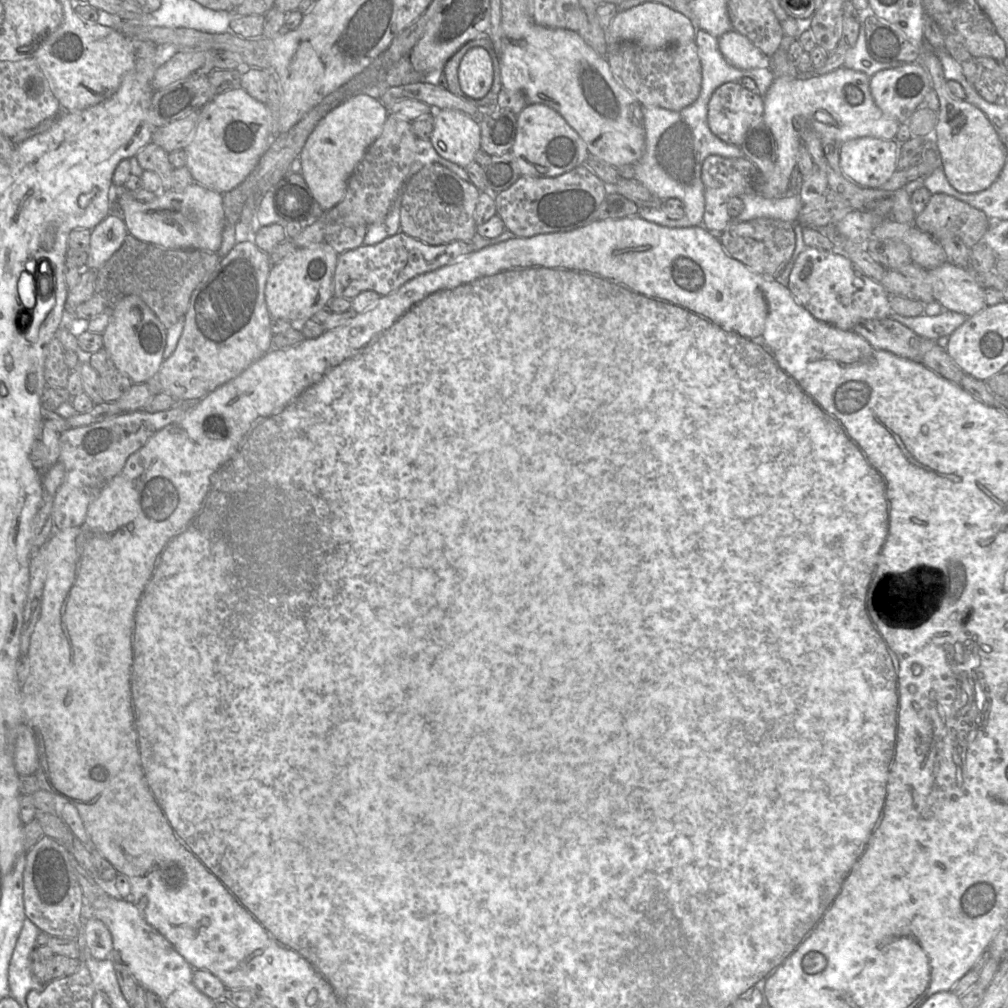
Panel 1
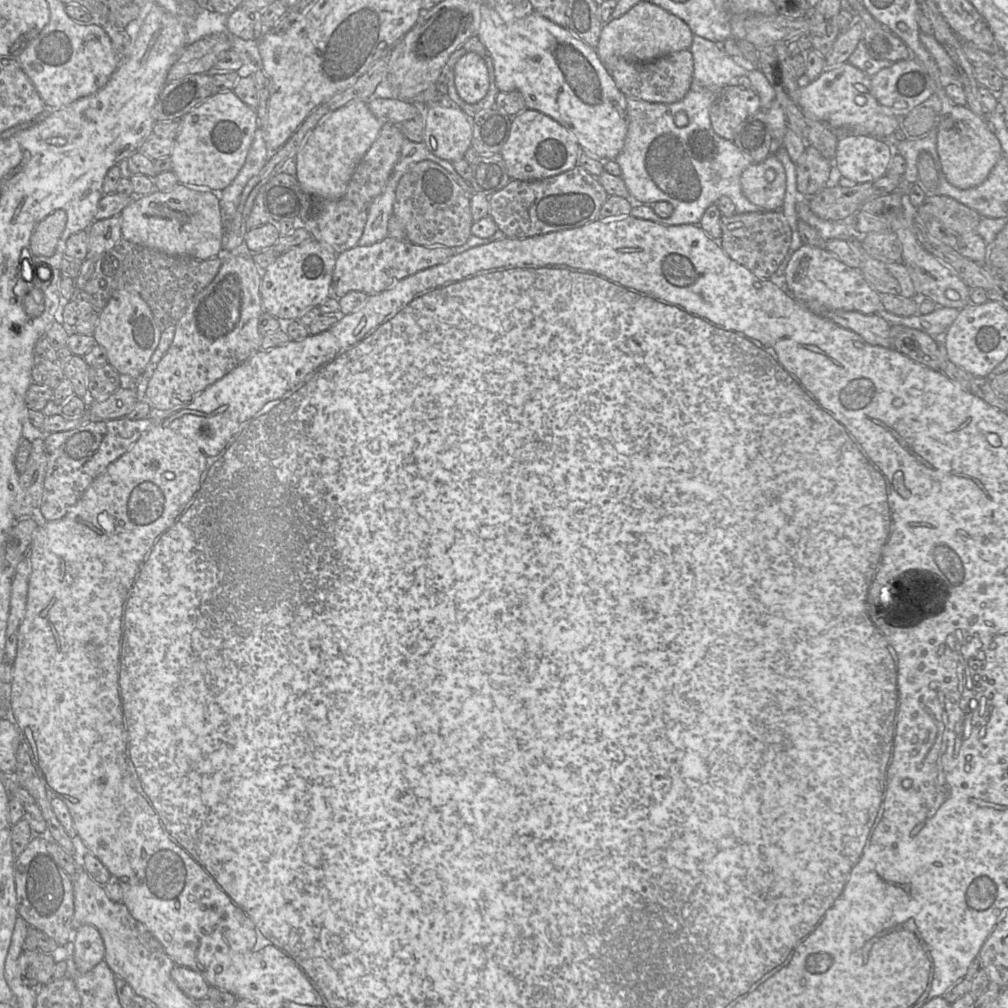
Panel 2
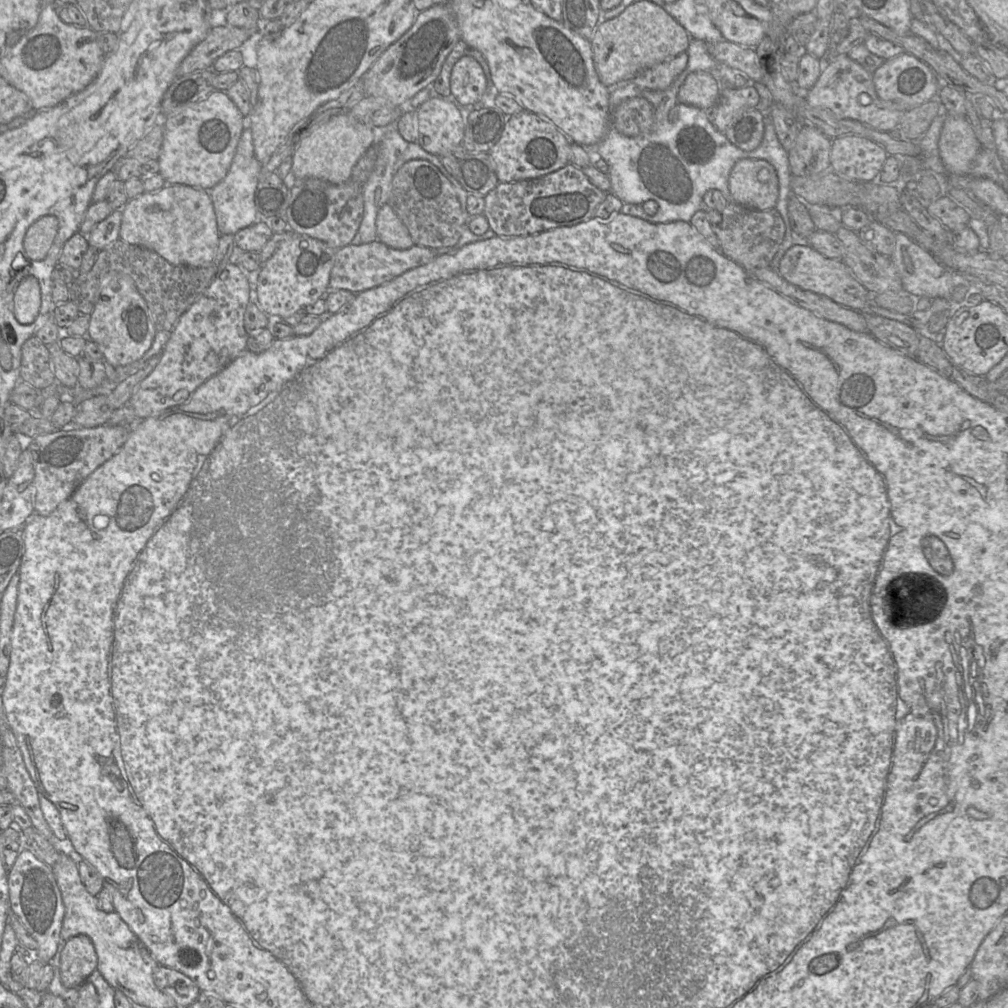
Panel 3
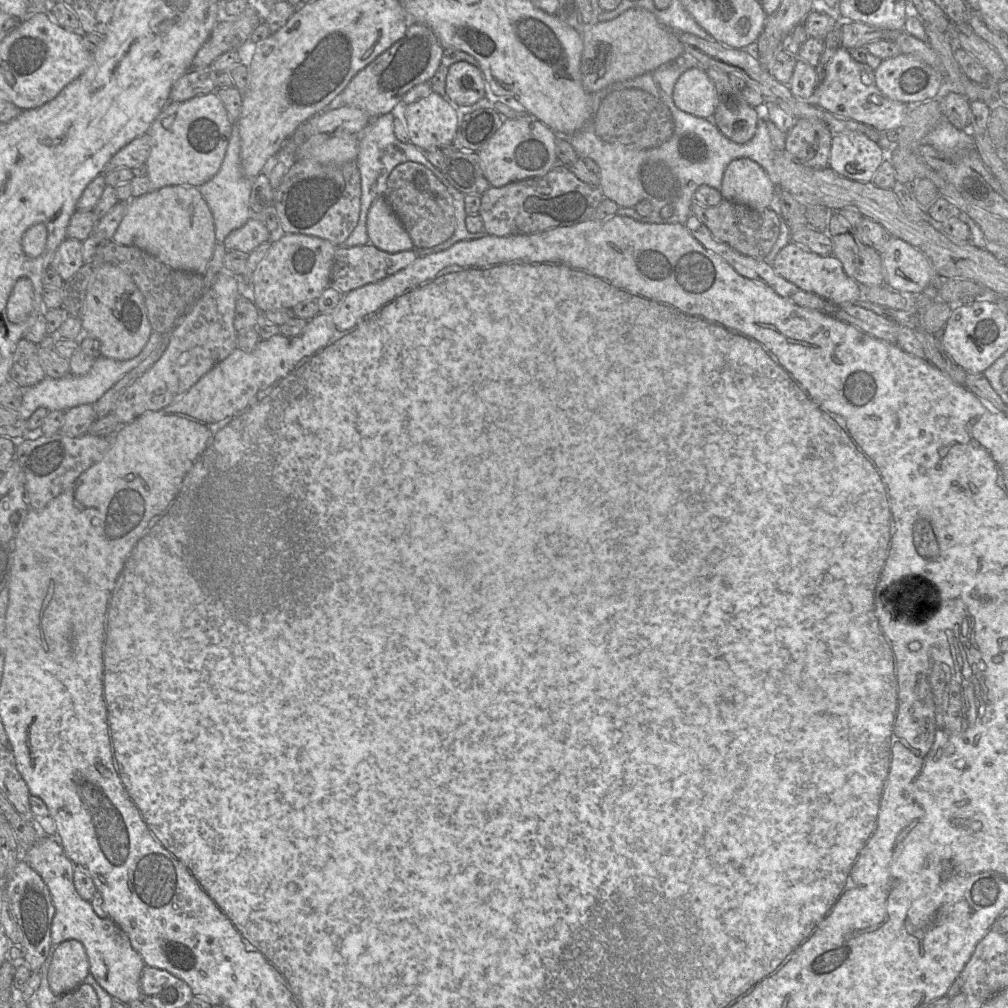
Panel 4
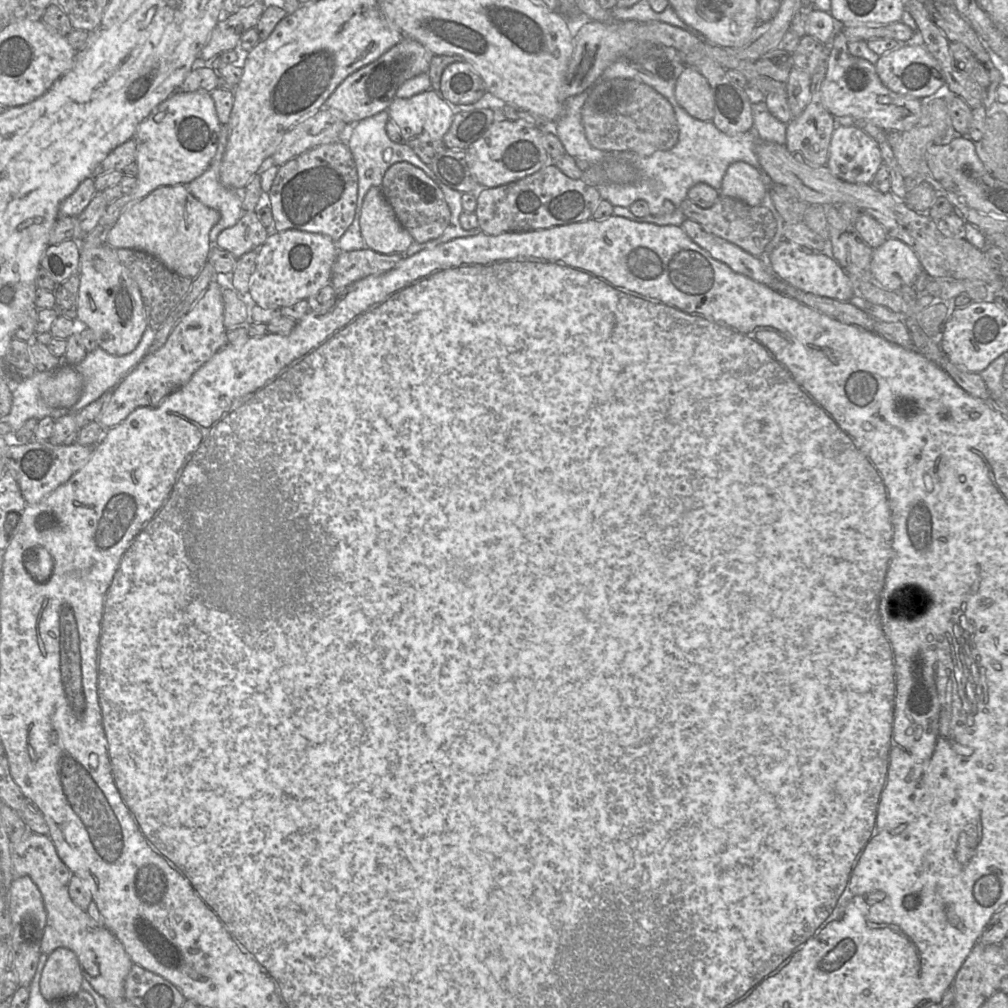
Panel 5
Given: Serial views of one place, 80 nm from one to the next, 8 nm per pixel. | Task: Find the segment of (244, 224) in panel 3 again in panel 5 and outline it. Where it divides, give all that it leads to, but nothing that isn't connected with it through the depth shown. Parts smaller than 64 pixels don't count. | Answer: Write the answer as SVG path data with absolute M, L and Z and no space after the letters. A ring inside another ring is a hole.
M220 124L216 153L209 167L198 178L188 184L181 184L203 205L219 212L220 218L209 233L210 247L213 248L219 248L216 244L219 234L223 230L234 226L243 215L244 188L228 189L219 181L220 166L228 136L228 124Z

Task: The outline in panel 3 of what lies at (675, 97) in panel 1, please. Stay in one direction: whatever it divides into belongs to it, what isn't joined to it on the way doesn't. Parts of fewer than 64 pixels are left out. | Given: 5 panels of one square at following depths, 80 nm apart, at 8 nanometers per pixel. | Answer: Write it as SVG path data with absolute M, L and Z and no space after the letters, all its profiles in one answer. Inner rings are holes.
M683 52L674 58L646 69L629 80L643 90L665 90L685 70L688 54Z

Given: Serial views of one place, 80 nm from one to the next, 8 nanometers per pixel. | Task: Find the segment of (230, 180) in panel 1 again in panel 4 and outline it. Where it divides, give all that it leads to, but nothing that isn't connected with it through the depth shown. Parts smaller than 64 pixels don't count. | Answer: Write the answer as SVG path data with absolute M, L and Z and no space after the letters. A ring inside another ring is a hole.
M216 92L199 95L182 103L169 102L145 133L151 137L151 150L145 162L151 191L164 186L199 187L209 181L221 167L231 132L232 124Z

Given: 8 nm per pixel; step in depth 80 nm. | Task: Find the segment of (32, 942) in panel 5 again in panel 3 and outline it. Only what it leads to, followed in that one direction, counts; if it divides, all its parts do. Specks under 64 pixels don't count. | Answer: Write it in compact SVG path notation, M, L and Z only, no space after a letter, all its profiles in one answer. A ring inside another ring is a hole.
M23 849L13 865L8 869L9 909L15 914L29 935L36 941L36 958L43 963L49 963L56 952L60 951L62 940L60 937L65 915L60 889L54 876L52 867L39 860L33 853Z

